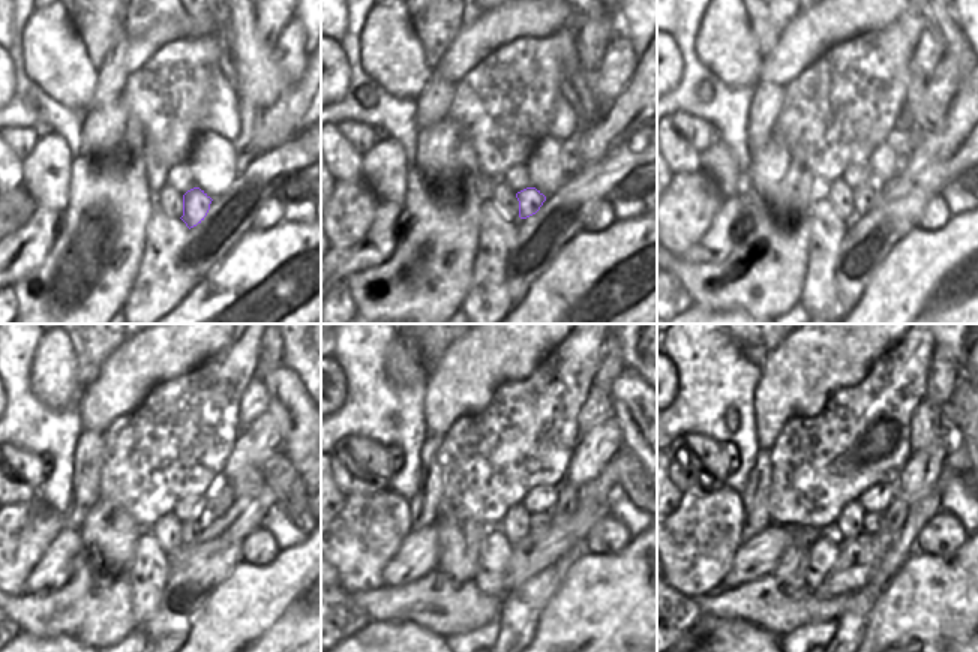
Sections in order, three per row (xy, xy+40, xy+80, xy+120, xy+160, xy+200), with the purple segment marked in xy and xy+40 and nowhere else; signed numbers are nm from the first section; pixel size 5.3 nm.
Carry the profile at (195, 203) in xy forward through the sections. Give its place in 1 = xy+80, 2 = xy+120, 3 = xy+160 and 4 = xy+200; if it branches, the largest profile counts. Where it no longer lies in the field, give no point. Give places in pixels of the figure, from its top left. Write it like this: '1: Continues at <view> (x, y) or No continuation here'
1: Continues at xy+80 (866, 198)
2: Continues at xy+120 (189, 532)
3: Continues at xy+160 (537, 522)
4: Continues at xy+200 (873, 519).

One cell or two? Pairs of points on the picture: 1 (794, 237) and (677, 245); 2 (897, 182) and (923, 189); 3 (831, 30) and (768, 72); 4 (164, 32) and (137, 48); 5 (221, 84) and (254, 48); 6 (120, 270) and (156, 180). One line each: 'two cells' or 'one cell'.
1: two cells
2: two cells
3: one cell
4: one cell
5: two cells
6: two cells

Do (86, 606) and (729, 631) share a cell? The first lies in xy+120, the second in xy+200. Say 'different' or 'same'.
different

